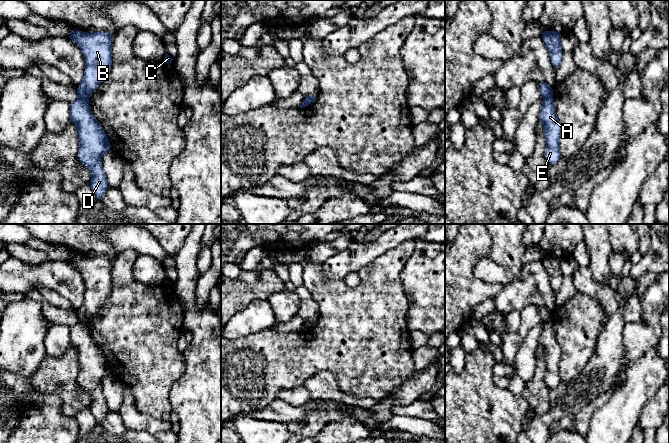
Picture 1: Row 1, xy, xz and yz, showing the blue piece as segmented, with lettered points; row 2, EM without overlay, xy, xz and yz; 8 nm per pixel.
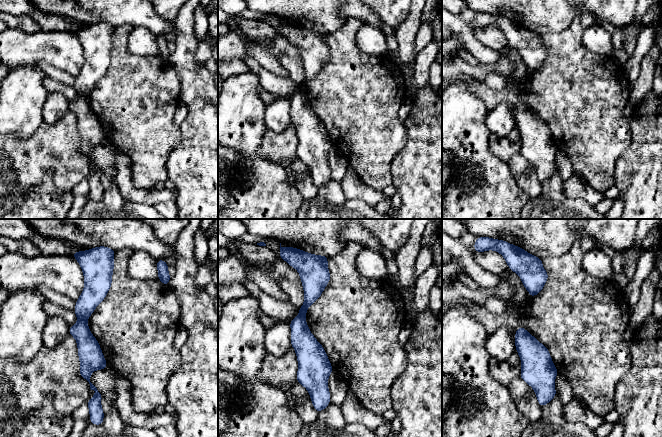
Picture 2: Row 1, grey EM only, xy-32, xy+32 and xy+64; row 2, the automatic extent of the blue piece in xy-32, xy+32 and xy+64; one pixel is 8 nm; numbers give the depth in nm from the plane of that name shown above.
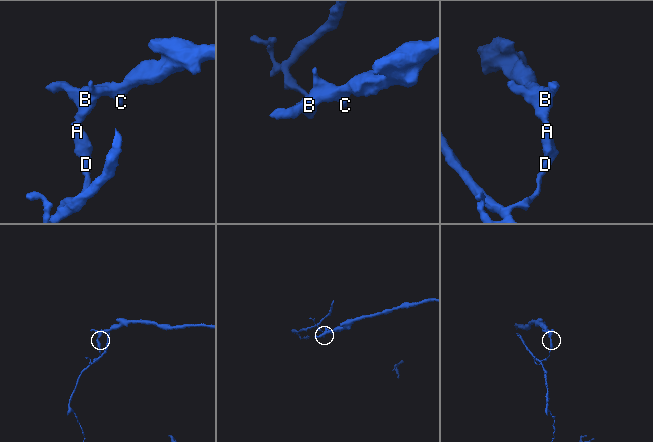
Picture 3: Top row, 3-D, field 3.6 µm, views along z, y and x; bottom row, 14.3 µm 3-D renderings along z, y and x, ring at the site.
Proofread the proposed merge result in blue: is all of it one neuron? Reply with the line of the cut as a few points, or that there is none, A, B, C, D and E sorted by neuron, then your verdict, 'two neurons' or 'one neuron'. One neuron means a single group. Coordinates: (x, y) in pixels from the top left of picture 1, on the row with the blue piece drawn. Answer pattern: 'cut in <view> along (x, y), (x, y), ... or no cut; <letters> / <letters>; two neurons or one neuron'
cut in xy along (79, 96), (86, 99); A D E / B C; two neurons

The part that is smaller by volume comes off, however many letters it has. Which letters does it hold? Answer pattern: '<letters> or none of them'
A, D, E

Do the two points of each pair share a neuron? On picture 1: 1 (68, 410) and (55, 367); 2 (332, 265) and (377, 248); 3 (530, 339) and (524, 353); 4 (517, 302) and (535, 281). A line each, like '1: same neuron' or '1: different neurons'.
1: same neuron
2: same neuron
3: same neuron
4: same neuron

